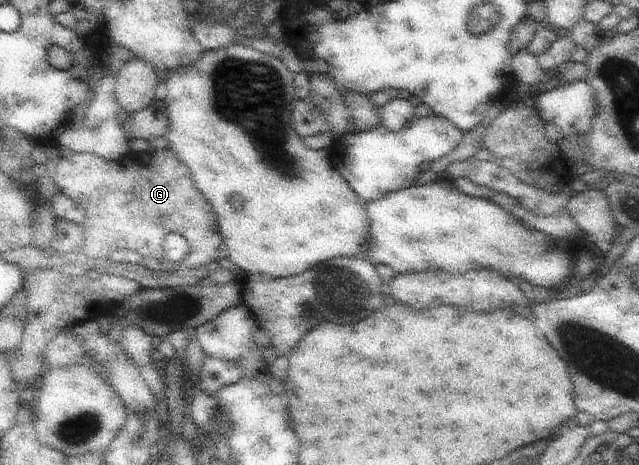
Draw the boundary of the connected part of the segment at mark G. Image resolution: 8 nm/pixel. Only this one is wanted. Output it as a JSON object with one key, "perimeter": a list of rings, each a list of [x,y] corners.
{"perimeter":[[[60,146],[60,149],[62,157],[58,161],[53,181],[61,194],[70,197],[84,209],[86,219],[82,224],[84,227],[82,249],[90,259],[108,259],[110,253],[130,249],[140,256],[160,260],[166,256],[164,241],[170,233],[180,233],[189,242],[190,254],[184,259],[183,268],[205,267],[229,257],[229,249],[218,229],[212,205],[208,203],[208,199],[204,199],[204,195],[192,181],[188,167],[178,159],[178,155],[172,149],[166,147],[162,150],[140,153],[131,150],[120,161],[106,161],[92,153],[76,153],[68,147]]]}

